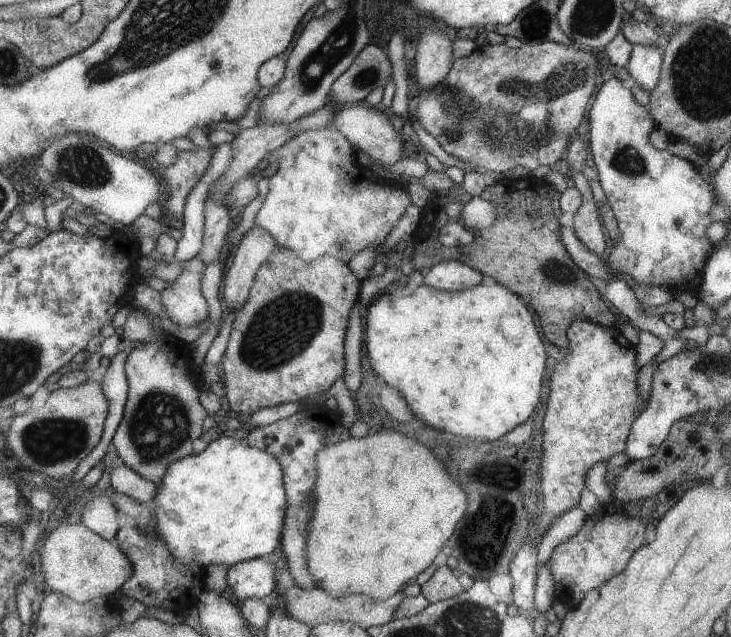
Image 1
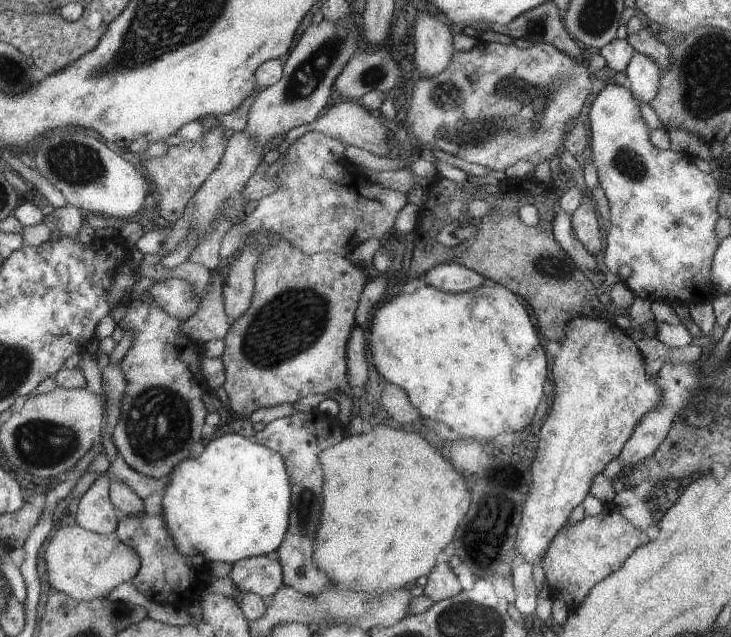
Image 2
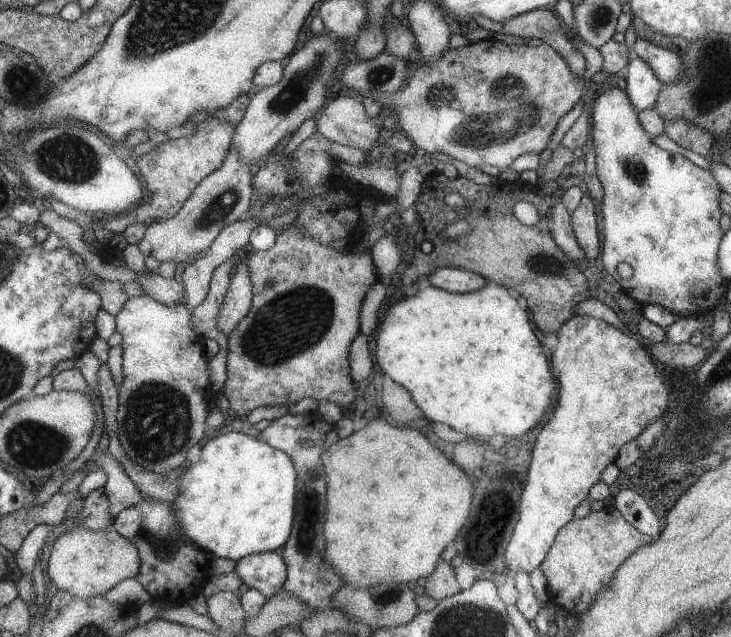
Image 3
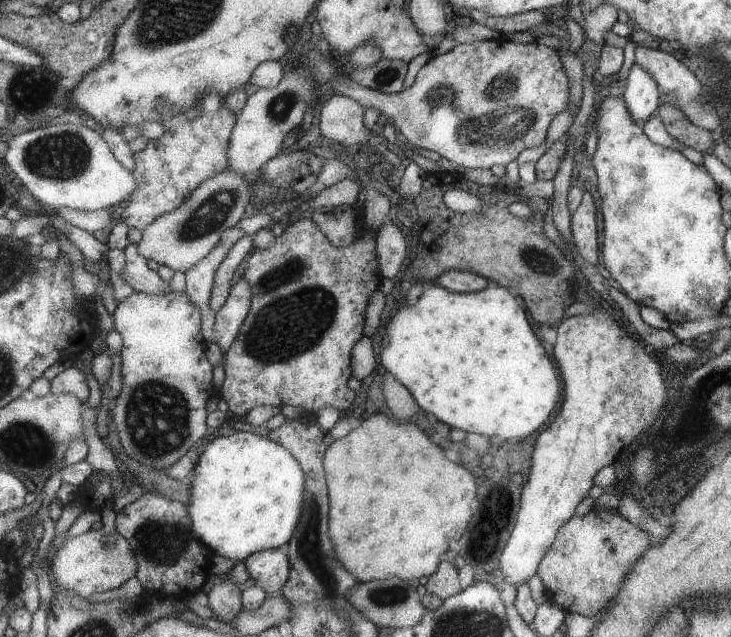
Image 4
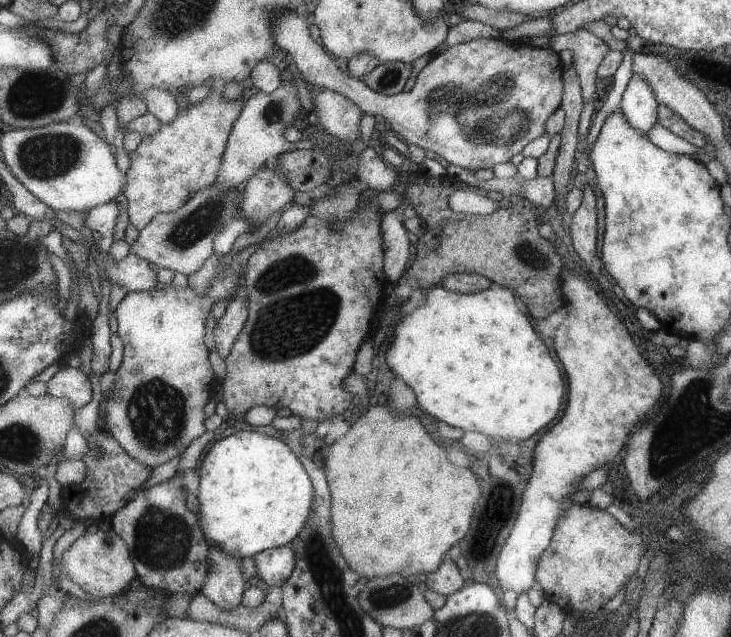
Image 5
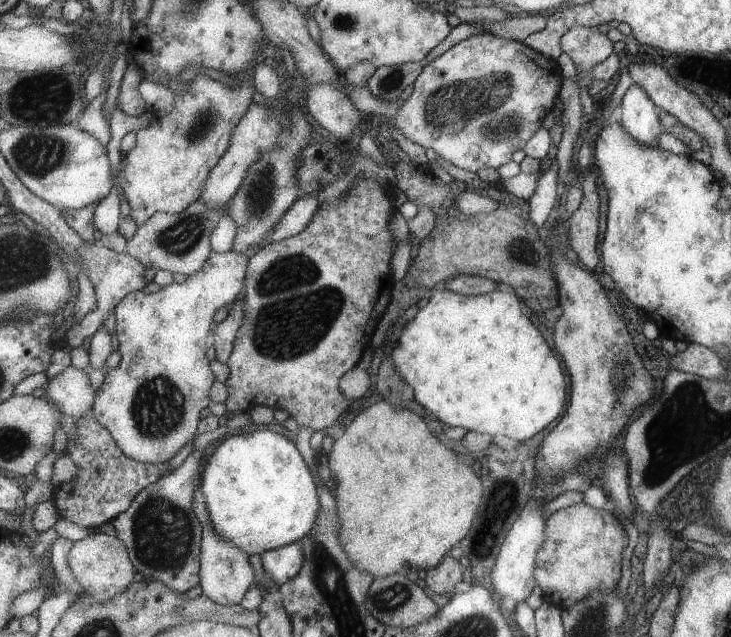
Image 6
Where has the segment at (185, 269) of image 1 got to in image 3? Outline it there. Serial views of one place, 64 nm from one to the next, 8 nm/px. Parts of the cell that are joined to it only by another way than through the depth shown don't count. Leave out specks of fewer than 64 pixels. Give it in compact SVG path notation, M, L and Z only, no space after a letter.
M149 272L133 281L139 282L144 294L149 298L166 304L168 307L185 302L182 281L175 281L173 277L162 277L155 272Z

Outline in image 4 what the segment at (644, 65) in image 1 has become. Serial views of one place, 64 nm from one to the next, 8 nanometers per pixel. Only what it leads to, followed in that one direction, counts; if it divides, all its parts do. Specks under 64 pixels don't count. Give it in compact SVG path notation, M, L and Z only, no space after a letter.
M631 65L624 80L625 88L622 99L635 121L646 121L651 113L658 108L660 90L657 83L640 66Z

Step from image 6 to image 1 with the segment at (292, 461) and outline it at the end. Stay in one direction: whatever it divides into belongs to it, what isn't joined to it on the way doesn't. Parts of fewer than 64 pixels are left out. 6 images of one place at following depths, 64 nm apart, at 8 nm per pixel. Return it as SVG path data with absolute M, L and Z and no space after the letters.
M219 437L207 444L206 447L198 453L191 453L186 457L180 458L172 463L165 472L161 482L158 483L154 492L155 504L155 523L154 530L157 531L158 538L166 544L166 548L180 563L197 563L201 568L209 565L225 565L229 568L226 570L226 586L231 588L237 600L245 601L246 598L260 599L267 594L271 594L277 586L277 582L282 579L283 574L275 569L271 562L264 560L264 556L270 556L275 545L281 540L282 526L285 518L286 494L283 480L283 470L278 460L267 451L260 451L239 442L232 437Z

